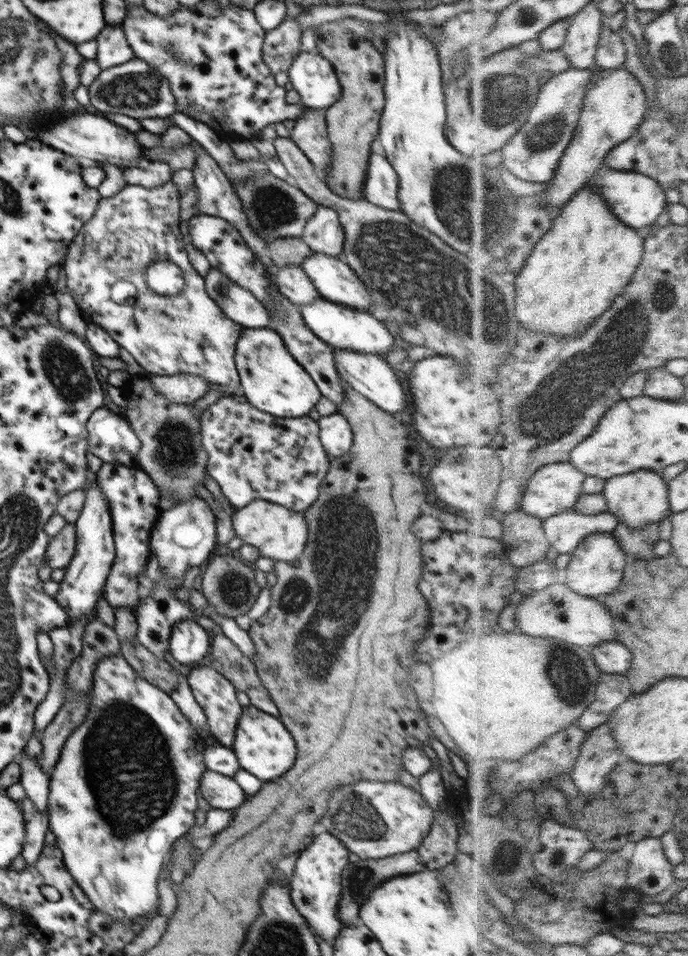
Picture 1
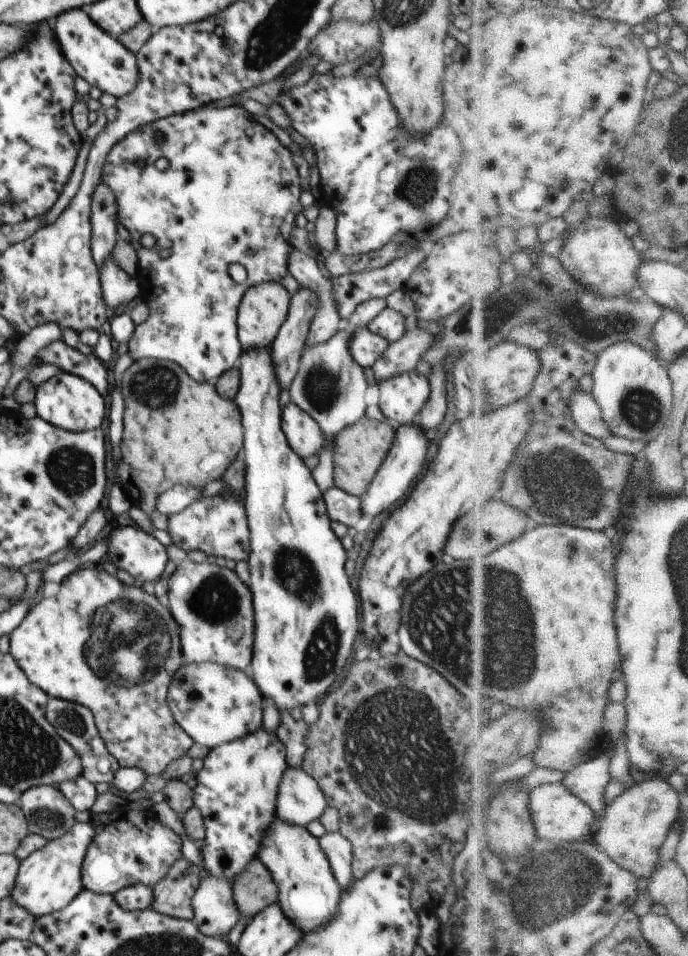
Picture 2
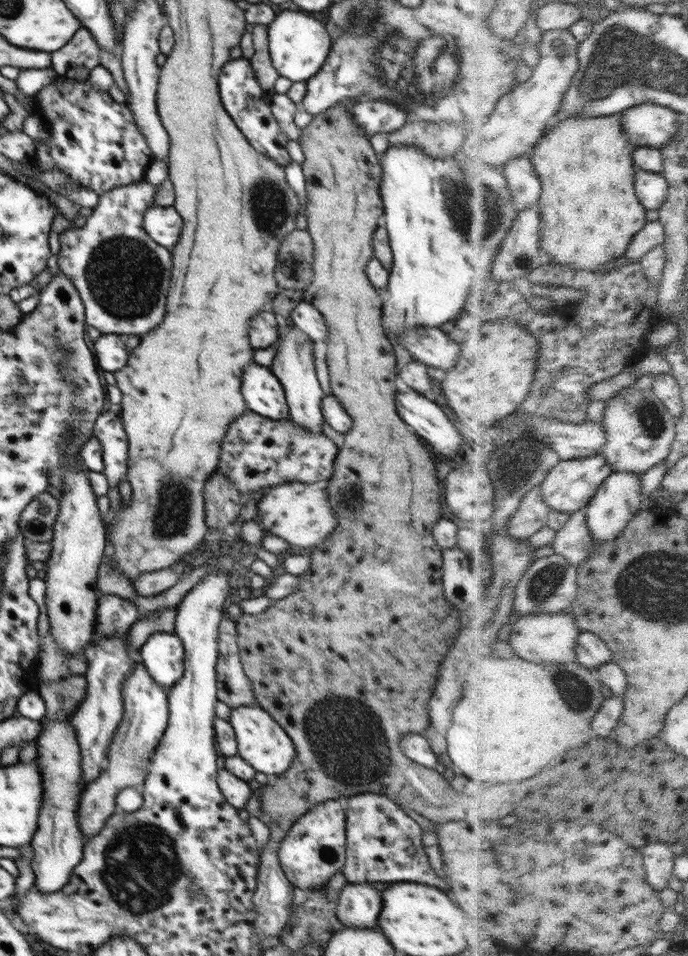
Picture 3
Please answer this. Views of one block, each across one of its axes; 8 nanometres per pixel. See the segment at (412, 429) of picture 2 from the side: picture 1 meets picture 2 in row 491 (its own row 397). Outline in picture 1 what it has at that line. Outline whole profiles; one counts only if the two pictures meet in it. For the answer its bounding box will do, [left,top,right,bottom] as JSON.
[334,349,408,414]

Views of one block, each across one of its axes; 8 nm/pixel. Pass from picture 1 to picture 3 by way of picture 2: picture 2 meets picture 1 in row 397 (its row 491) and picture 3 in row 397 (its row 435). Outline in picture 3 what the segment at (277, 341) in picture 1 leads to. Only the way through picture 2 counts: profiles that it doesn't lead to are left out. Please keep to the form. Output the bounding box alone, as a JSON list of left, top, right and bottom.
[241,363,290,420]

